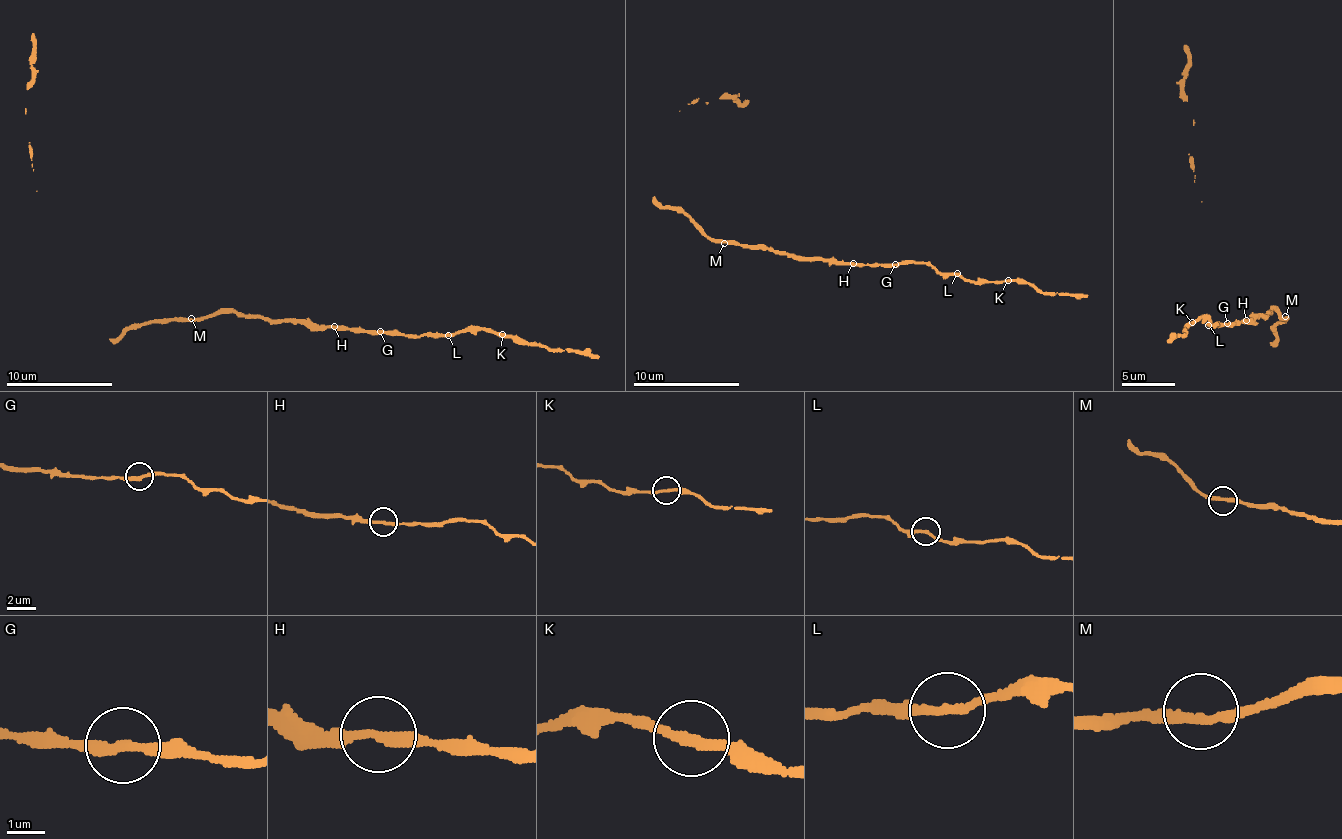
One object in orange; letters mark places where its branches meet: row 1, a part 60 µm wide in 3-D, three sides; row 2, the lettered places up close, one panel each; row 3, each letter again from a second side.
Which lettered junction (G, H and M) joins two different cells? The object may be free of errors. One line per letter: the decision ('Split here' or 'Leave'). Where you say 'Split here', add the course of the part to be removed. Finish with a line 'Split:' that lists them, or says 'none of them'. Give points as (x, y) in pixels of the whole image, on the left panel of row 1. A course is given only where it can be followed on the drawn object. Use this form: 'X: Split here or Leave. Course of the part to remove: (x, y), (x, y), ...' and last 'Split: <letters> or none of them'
G: Leave
H: Leave
M: Leave
Split: none of them

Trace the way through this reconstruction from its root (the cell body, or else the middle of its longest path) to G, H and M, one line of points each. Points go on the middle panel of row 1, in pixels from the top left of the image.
G: (755, 248), (770, 247), (798, 257), (836, 259), (841, 263), (896, 264)
H: (755, 248), (770, 247), (798, 257), (822, 256), (836, 259), (841, 263), (853, 263)
M: (755, 248), (724, 243)

